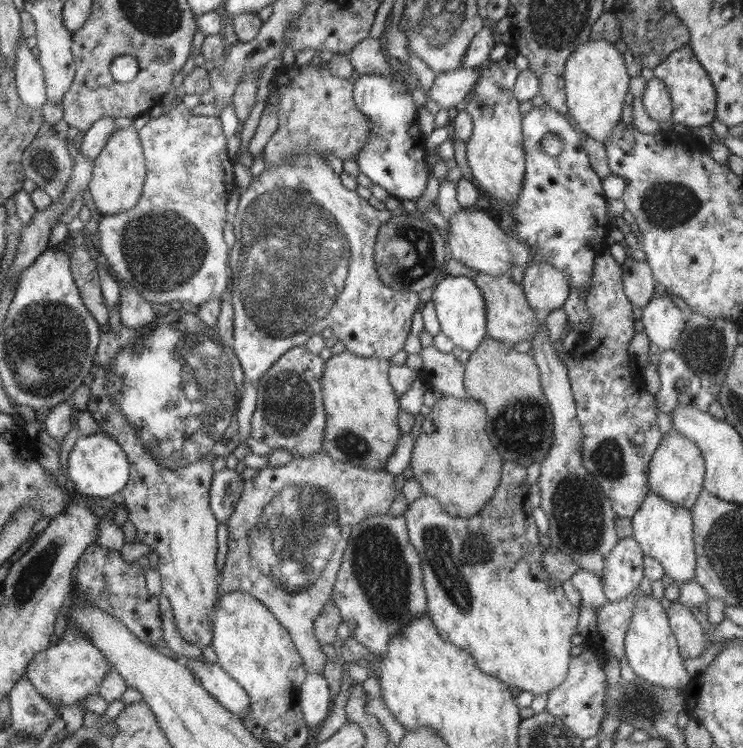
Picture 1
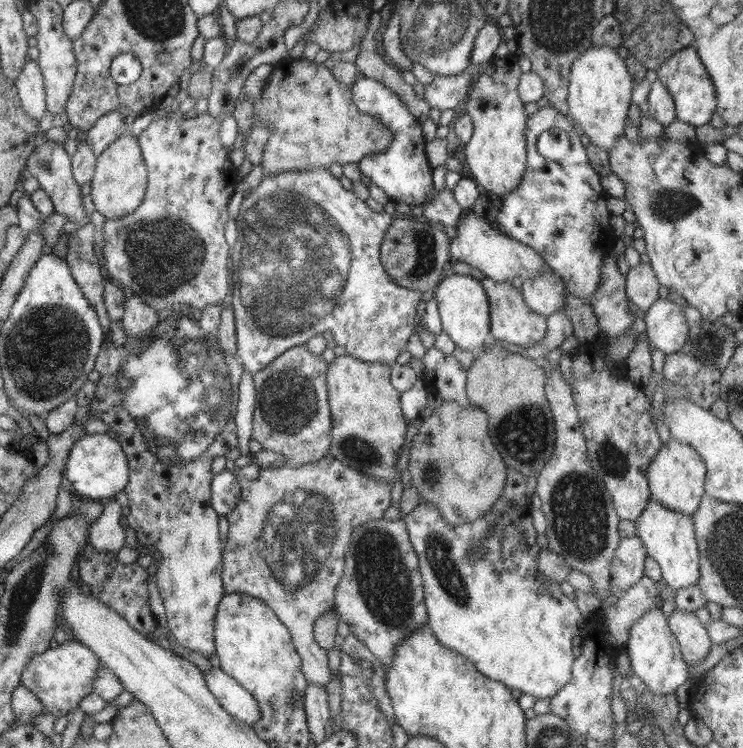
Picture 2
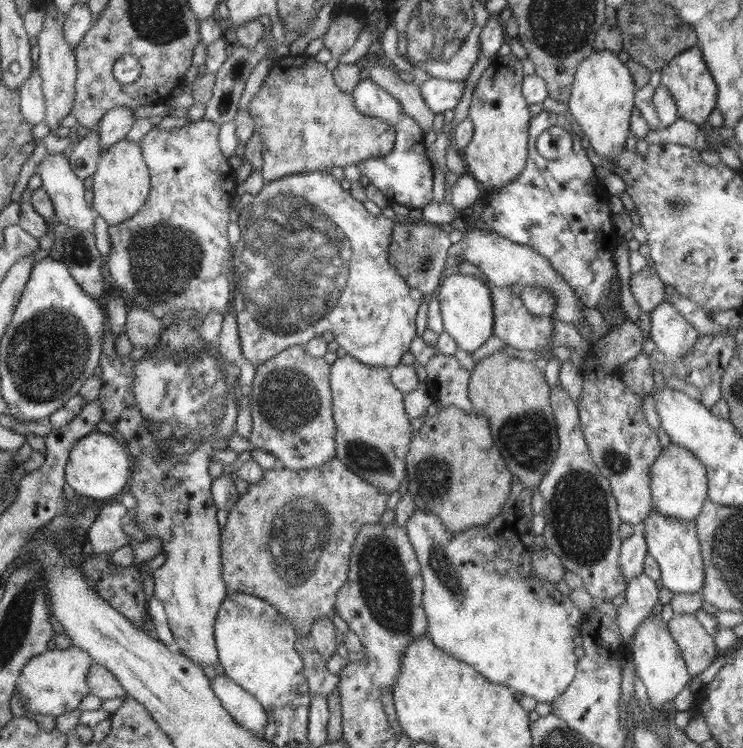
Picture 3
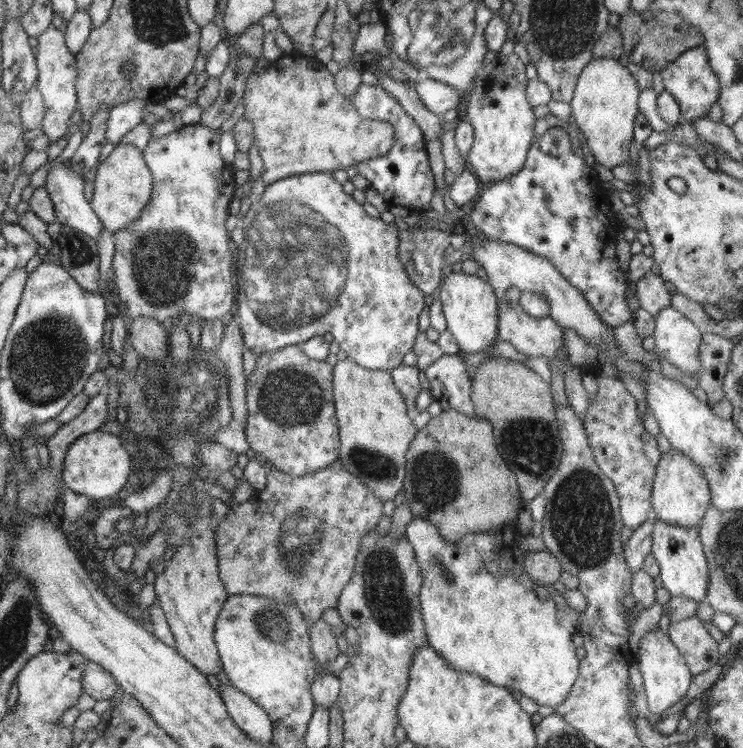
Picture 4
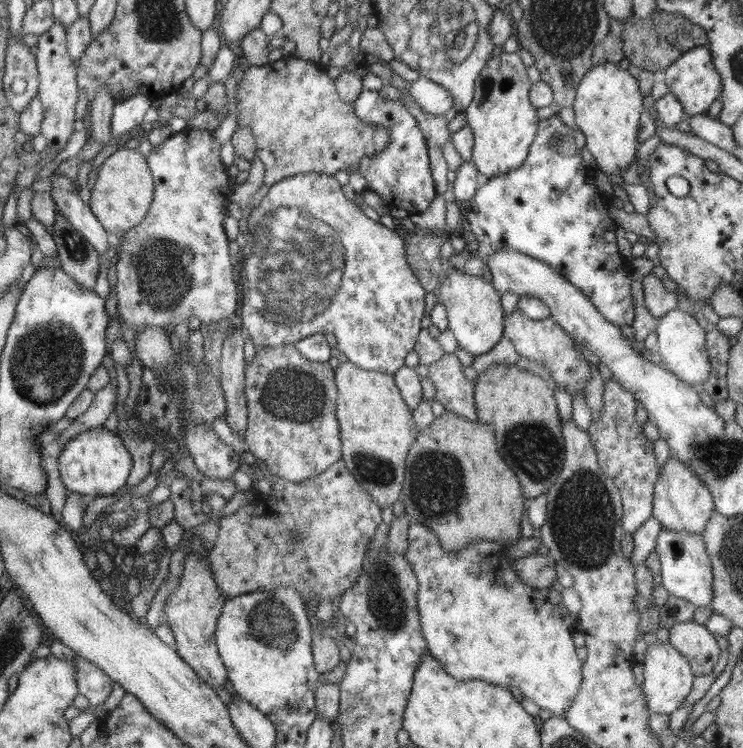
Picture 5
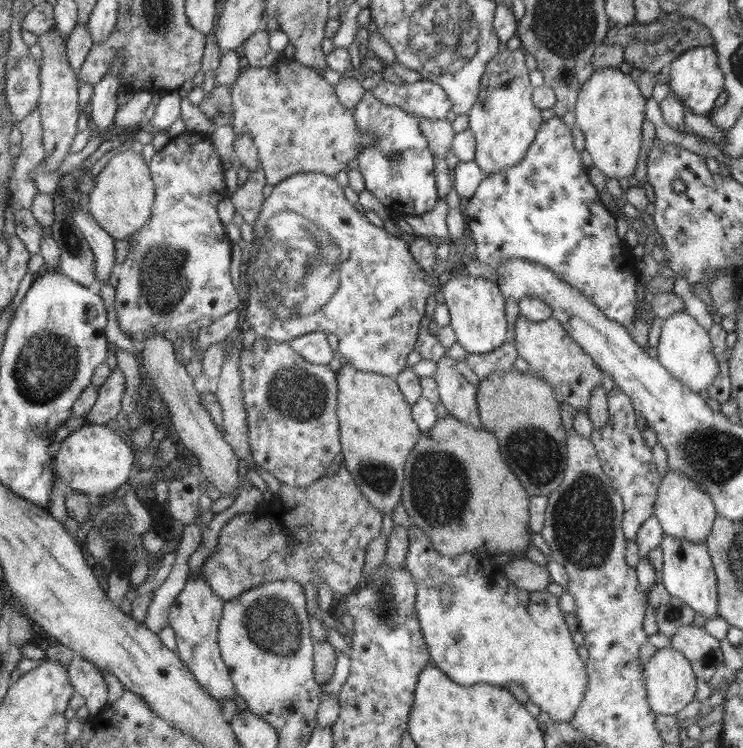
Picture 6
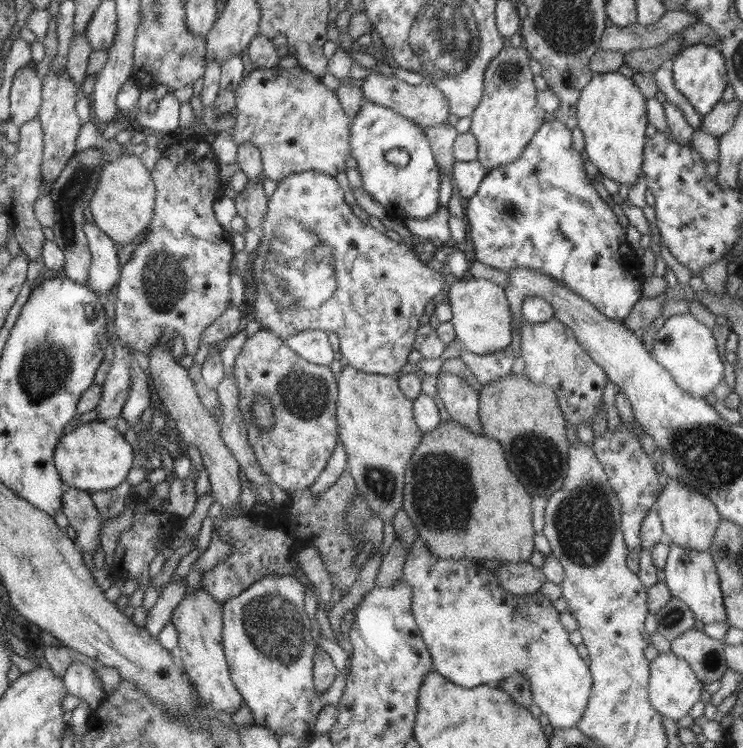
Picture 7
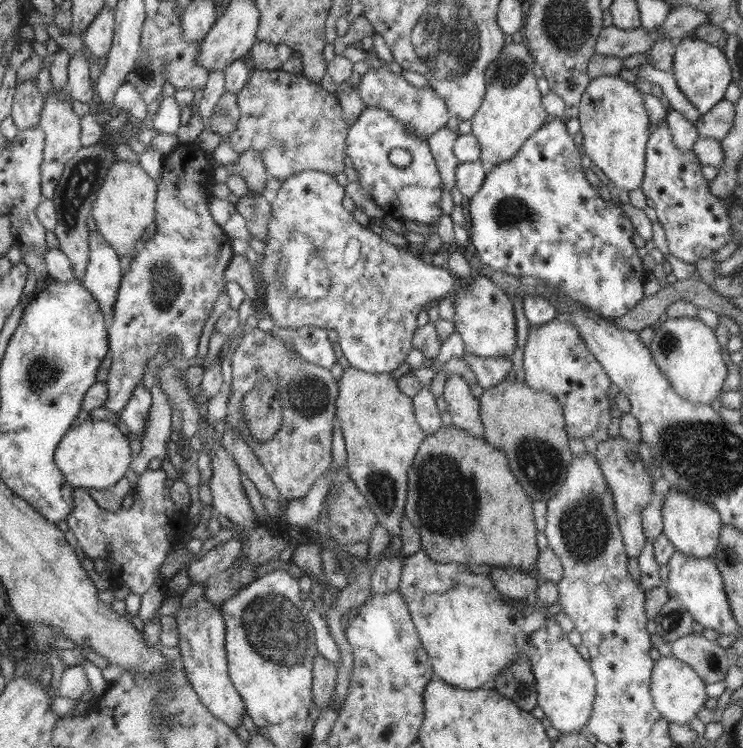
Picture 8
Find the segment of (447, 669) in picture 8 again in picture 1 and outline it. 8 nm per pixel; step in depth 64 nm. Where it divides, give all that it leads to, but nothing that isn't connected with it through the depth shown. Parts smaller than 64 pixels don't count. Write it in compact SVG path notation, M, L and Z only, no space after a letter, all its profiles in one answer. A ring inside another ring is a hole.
M504 462L501 468L501 481L496 488L494 496L473 516L473 517L453 517L450 516L440 503L433 496L422 495L416 500L413 500L405 511L405 519L407 529L409 532L410 542L414 545L414 548L418 551L418 556L422 561L423 570L423 585L427 596L427 612L428 616L435 624L436 630L439 635L454 643L460 650L468 652L474 661L476 666L480 668L480 671L488 676L498 678L501 682L508 685L510 688L516 687L520 691L528 691L534 696L538 694L550 694L554 688L558 688L566 676L568 676L568 670L570 670L569 663L572 660L571 649L573 645L571 643L572 636L577 634L578 619L580 616L579 608L574 607L562 590L563 581L559 581L556 577L550 576L548 571L542 564L543 549L538 539L540 532L532 517L533 506L529 501L529 482L526 479L526 470L520 468L516 462Z

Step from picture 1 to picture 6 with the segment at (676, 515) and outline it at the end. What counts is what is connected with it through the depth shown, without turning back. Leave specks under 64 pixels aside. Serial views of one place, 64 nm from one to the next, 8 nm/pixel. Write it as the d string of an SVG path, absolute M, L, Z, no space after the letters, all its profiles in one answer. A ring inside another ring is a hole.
M665 534L659 547L663 552L663 585L671 596L681 598L705 620L718 616L717 578L707 546Z

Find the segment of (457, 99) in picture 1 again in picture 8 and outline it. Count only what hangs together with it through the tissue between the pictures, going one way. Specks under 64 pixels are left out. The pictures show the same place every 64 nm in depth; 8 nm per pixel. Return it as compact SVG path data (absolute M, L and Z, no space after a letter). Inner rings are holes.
M385 63L379 69L370 66L369 71L362 75L356 89L366 107L387 110L393 117L401 120L409 131L416 133L419 139L425 141L432 133L446 125L450 118L444 99L431 86L424 88L412 86L405 78L392 72Z

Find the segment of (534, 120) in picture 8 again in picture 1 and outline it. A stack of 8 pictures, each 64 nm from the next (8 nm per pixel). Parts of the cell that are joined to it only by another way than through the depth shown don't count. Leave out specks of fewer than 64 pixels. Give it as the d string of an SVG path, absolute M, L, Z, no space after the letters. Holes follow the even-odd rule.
M514 55L501 60L489 60L477 70L477 83L465 111L472 117L473 131L465 142L468 164L478 185L490 192L494 199L514 204L522 191L525 174L525 150L522 146L522 114L518 109L520 101L514 96L513 86L519 75L514 65Z

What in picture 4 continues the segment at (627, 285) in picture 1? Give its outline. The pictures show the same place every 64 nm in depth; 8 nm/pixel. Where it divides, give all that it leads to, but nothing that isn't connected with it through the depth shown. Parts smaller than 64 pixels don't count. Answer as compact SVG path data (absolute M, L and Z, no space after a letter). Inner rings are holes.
M656 270L648 271L636 283L635 296L640 307L652 316L658 316L660 310L672 308L670 293L665 287L665 281Z

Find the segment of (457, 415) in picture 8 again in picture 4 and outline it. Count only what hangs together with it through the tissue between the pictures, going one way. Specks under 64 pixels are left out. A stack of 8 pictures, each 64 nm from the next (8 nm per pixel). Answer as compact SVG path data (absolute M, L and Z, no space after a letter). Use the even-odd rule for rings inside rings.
M440 353L438 360L435 360L424 370L429 380L430 393L440 403L443 411L456 409L458 412L474 418L477 414L471 399L471 377L465 368L465 363L462 363L458 355Z

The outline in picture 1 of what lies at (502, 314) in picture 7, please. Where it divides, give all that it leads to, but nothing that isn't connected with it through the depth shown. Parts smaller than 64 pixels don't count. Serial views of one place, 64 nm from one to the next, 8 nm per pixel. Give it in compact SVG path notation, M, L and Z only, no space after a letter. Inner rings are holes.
M443 275L433 287L431 302L434 304L441 332L458 348L472 352L478 348L486 332L486 301L473 278Z

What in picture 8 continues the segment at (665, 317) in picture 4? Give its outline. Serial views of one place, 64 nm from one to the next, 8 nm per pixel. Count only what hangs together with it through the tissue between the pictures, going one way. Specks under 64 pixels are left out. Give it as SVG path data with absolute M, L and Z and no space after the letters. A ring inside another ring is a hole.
M669 318L655 327L649 349L658 368L681 397L695 403L708 404L720 398L727 368L713 328L697 318Z

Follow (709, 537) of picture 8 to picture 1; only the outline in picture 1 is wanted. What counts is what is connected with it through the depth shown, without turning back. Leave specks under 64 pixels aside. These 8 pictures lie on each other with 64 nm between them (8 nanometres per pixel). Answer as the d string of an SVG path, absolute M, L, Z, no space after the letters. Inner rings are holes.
M674 428L663 434L659 445L649 462L649 490L677 507L691 510L700 491L704 489L705 460L695 444Z

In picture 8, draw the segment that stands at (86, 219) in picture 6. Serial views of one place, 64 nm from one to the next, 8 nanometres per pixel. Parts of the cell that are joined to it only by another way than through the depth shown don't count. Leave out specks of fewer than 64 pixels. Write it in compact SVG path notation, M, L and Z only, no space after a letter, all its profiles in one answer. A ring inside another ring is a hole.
M98 231L89 234L89 261L84 278L78 282L92 293L103 315L114 312L122 276L121 262L112 246Z

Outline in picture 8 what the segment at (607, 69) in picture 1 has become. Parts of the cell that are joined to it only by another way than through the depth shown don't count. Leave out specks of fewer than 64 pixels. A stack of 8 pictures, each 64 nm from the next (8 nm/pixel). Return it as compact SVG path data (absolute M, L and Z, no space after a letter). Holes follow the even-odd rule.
M619 75L596 77L583 92L577 119L581 126L583 149L592 164L596 164L618 189L630 192L640 188L645 176L645 148L651 135L648 131L651 122L645 109L644 94Z

